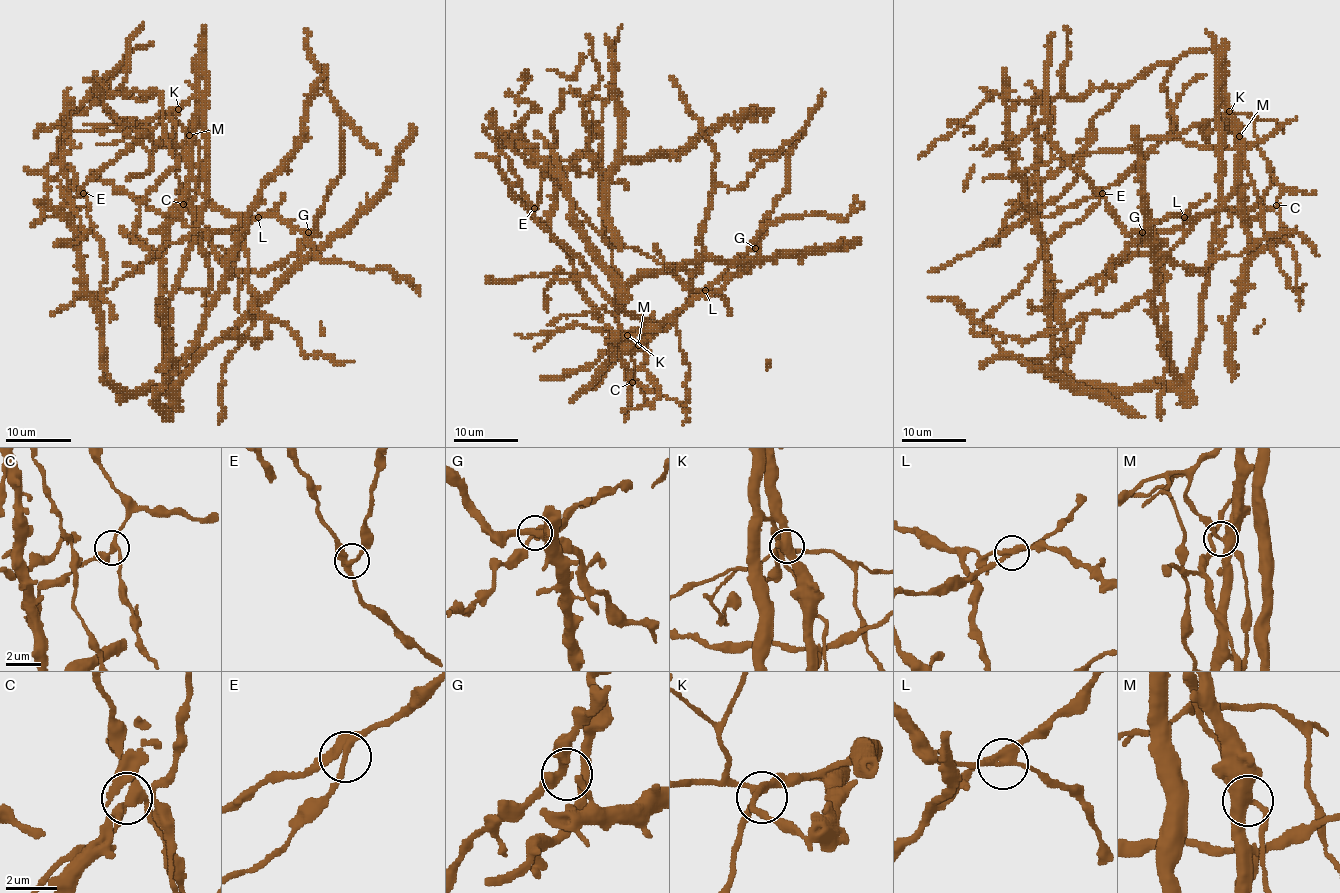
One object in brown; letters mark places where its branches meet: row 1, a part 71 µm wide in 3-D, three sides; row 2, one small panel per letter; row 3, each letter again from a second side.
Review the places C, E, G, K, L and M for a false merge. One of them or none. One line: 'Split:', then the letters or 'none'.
Split: L

